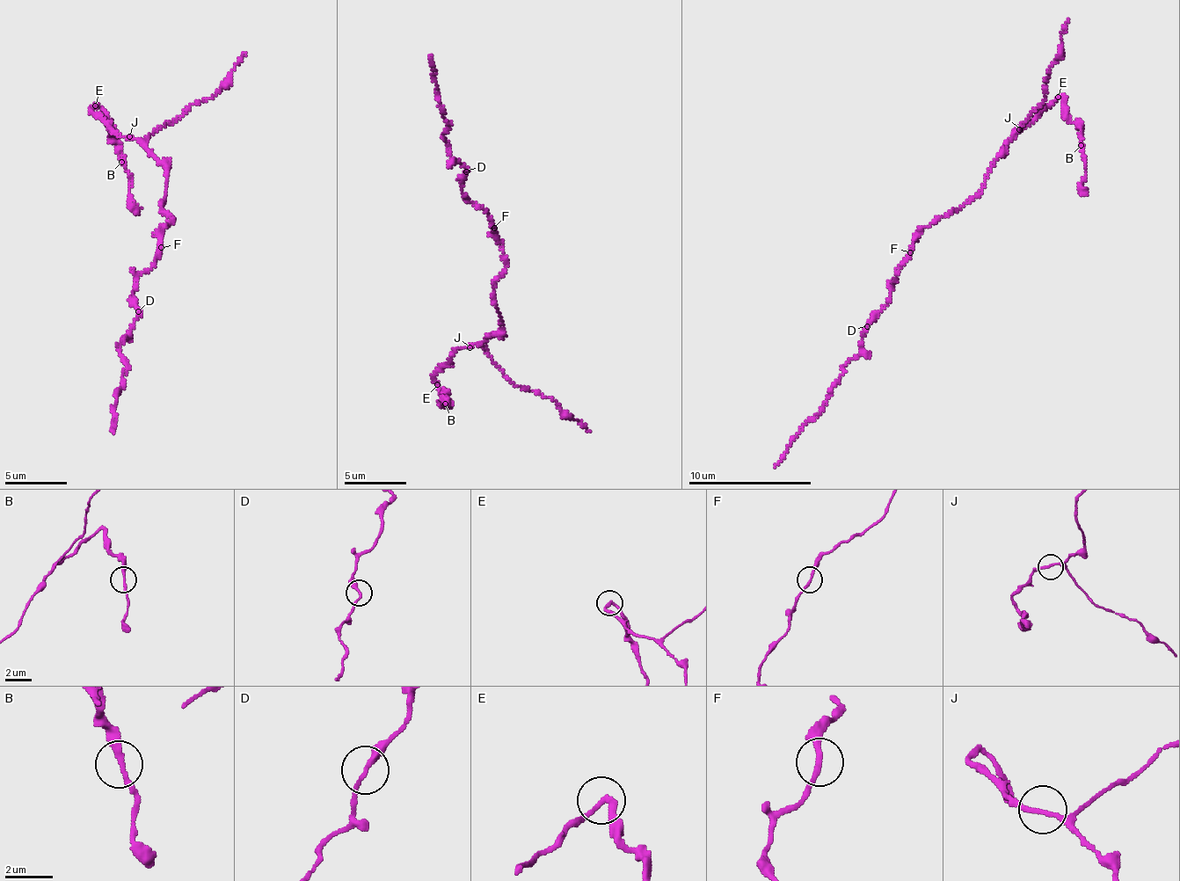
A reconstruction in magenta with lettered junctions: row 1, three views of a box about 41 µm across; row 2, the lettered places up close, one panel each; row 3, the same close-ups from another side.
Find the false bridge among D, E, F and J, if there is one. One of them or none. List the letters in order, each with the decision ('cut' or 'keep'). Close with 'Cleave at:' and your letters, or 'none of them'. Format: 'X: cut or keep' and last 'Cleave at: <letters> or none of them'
D: keep
E: cut
F: keep
J: keep
Cleave at: E

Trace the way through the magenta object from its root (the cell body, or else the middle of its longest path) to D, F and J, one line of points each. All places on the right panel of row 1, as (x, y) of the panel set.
D: (946, 214), (936, 217), (924, 227), (913, 243), (910, 258), (896, 275), (890, 289), (890, 302), (867, 326)
F: (946, 214), (936, 217), (924, 227), (910, 252)
J: (946, 214), (966, 203), (982, 187), (987, 169), (1001, 157), (1005, 144), (1019, 129)

